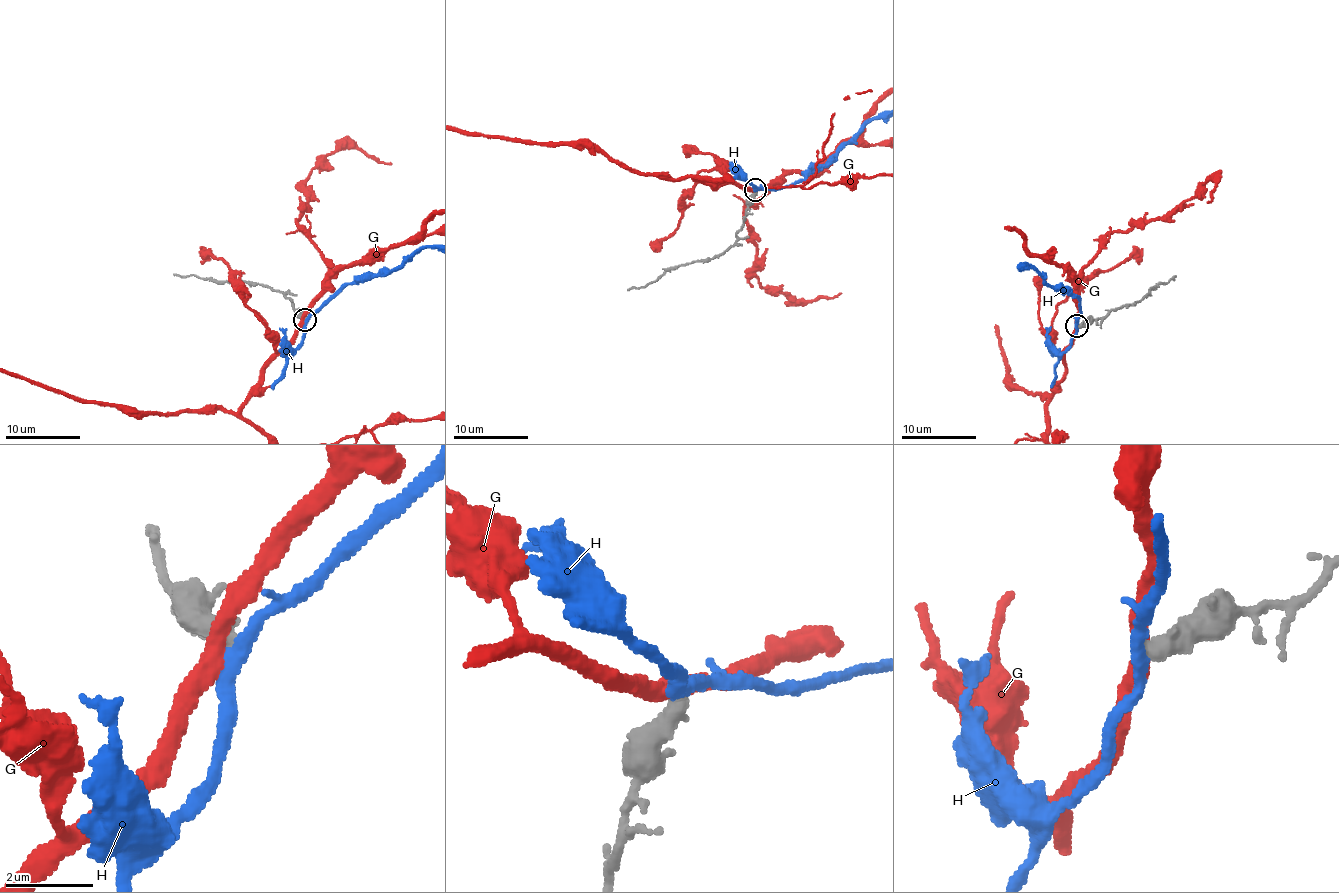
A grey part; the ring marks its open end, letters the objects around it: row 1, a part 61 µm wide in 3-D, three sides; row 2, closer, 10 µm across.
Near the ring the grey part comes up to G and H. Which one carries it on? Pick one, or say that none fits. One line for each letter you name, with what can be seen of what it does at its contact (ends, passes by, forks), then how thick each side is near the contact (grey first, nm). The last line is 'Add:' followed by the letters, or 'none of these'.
Add: none of these

